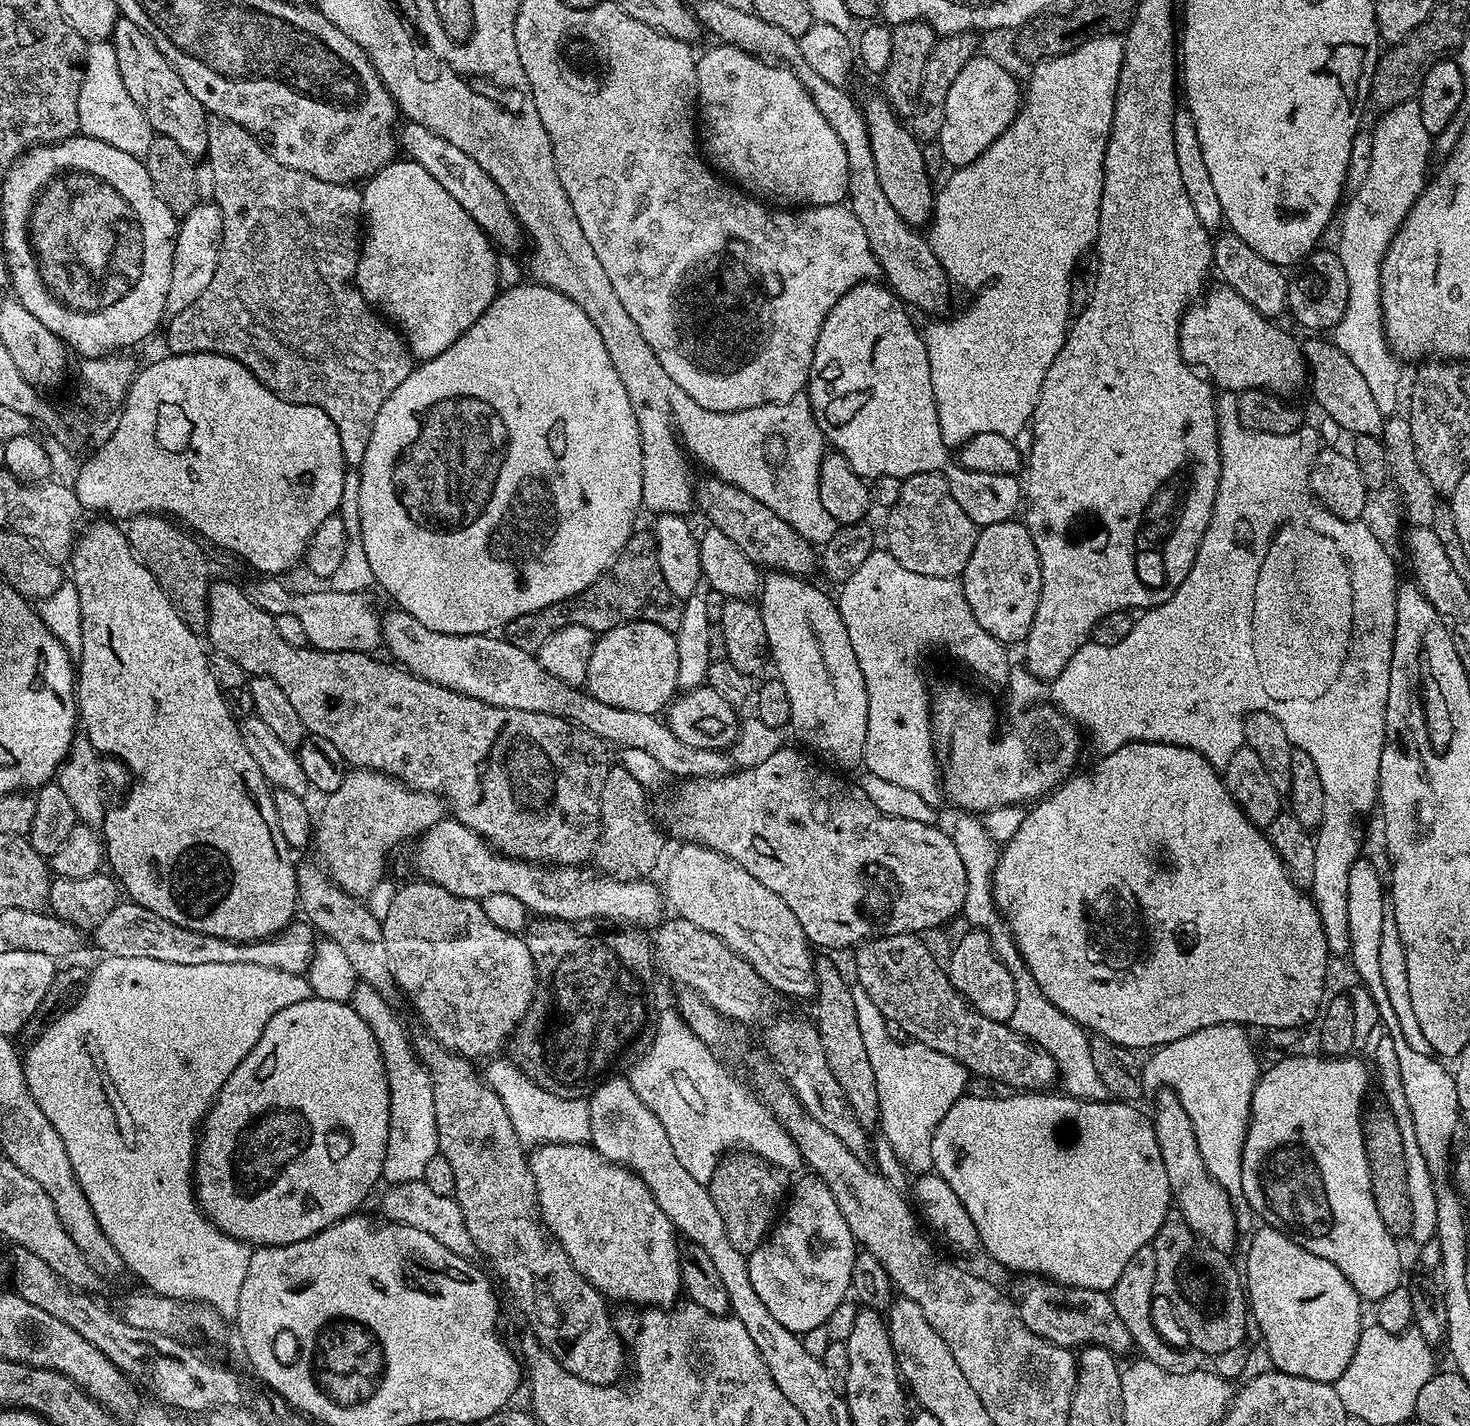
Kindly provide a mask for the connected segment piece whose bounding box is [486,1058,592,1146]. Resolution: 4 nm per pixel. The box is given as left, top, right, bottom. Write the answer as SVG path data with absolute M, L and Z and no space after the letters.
M493 1059L489 1063L493 1064L488 1068L488 1076L486 1072L486 1083L494 1089L498 1098L502 1098L502 1106L506 1106L506 1114L510 1114L521 1144L586 1144L591 1141L587 1099L558 1098L558 1094L542 1090L542 1086L532 1081L518 1065L512 1063L511 1059L500 1059Z

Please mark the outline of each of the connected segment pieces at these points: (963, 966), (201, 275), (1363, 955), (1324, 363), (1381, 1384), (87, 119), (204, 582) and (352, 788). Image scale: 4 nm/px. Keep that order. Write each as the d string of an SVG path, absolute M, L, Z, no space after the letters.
M968 930L957 942L952 957L946 960L946 971L950 982L973 1010L991 1020L1011 1021L1016 1001L1014 978L1010 978L1010 970L1006 970L1006 966L1002 966L1002 962L994 954L990 938L986 938L984 932Z
M201 202L179 221L176 229L176 245L172 259L172 281L170 294L164 307L169 317L176 316L190 306L210 286L214 270L218 270L220 247L222 246L222 210L214 202Z
M1366 858L1356 860L1350 868L1347 882L1347 914L1349 915L1349 929L1351 946L1349 948L1350 961L1359 978L1370 994L1382 1016L1383 1025L1389 1027L1398 1024L1394 1006L1390 1005L1390 996L1382 981L1381 963L1379 961L1379 945L1382 942L1382 921L1388 911L1386 886L1382 884L1377 868Z
M1331 339L1304 340L1302 344L1306 363L1310 369L1310 388L1316 404L1341 428L1344 432L1352 432L1357 436L1380 436L1383 433L1386 418L1374 402L1372 388L1366 386L1366 378L1354 367L1354 362L1338 350L1338 346Z
M1378 1326L1365 1327L1358 1338L1354 1358L1350 1366L1336 1380L1335 1388L1343 1398L1361 1396L1368 1400L1371 1396L1408 1396L1408 1404L1415 1406L1422 1386L1434 1374L1428 1365L1430 1349L1420 1333L1415 1330L1391 1332Z
M92 42L87 45L84 58L84 81L78 94L78 122L80 132L90 138L98 138L110 146L118 146L118 150L126 150L126 154L141 158L150 150L150 142L154 135L154 126L142 114L138 102L130 98L130 90L122 82L122 74L118 72L118 58L114 54L111 43Z
M160 514L137 516L134 520L135 524L136 557L150 570L150 574L154 574L154 578L160 583L162 590L186 622L186 626L190 626L190 630L194 633L207 633L208 591L212 589L214 577L212 577L212 568L208 565L208 556L200 549L201 541Z
M369 768L352 770L345 775L342 786L338 790L327 793L324 809L318 812L318 823L314 828L314 840L324 851L323 867L332 881L339 884L344 892L357 898L367 898L380 880L385 879L388 868L388 855L403 840L411 836L419 837L434 827L439 820L445 819L446 805L441 797L433 792L415 792L407 788L395 776L387 776L385 772L371 772Z

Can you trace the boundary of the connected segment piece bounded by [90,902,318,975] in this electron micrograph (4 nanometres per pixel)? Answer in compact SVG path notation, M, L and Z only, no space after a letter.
M118 902L96 928L91 929L92 940L101 948L104 956L118 958L154 958L154 962L174 962L174 966L207 966L213 962L246 962L254 966L270 966L284 970L286 974L305 975L312 963L318 940L315 928L308 921L296 920L283 928L277 936L268 940L256 940L252 944L239 944L210 934L198 934L198 930L186 930L166 918L158 918L154 910L131 902Z

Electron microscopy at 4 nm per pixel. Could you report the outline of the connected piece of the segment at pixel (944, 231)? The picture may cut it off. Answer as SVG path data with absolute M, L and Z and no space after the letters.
M1095 36L1093 40L1082 42L1074 50L1061 56L1052 56L1049 60L1039 61L1022 92L1020 112L1012 119L1010 126L990 145L978 159L966 166L953 171L950 182L938 189L932 206L932 219L926 232L928 244L934 250L938 262L944 268L949 281L957 289L976 288L976 297L965 312L957 314L953 320L944 320L936 324L930 334L924 336L926 354L930 358L930 382L934 386L934 402L938 410L938 426L942 430L944 443L949 446L959 446L966 443L974 434L1017 434L1029 427L1034 410L1038 406L1038 398L1042 390L1042 378L1046 378L1046 370L1058 358L1058 350L1062 350L1064 339L1068 336L1070 315L1068 316L1068 300L1074 296L1074 273L1077 271L1076 259L1084 251L1091 249L1096 243L1098 234L1098 218L1100 203L1104 189L1104 159L1106 146L1110 138L1110 130L1114 122L1114 102L1118 90L1118 74L1120 63L1124 57L1124 37Z

